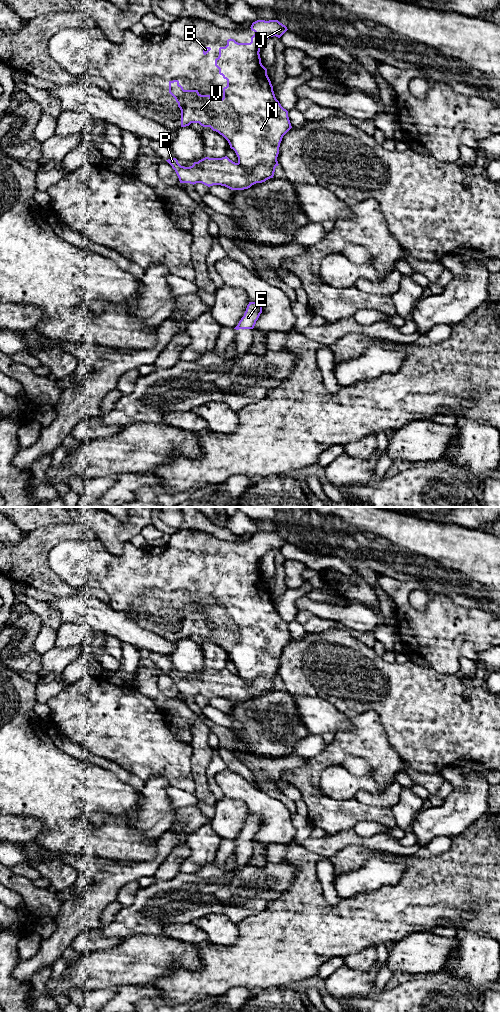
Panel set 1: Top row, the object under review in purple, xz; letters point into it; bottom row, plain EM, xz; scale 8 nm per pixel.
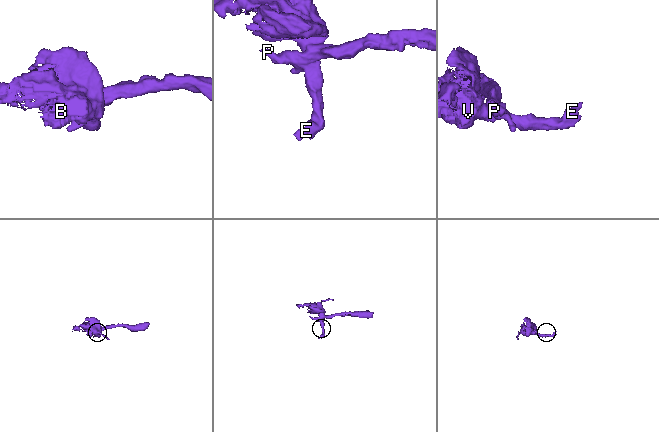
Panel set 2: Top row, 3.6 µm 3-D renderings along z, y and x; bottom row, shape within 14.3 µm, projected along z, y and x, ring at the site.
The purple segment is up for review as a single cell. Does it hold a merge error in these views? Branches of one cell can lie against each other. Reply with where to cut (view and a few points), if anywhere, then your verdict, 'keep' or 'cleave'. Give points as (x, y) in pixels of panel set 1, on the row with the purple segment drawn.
xz (276, 160), (259, 163), (250, 170), (238, 163) | cleave

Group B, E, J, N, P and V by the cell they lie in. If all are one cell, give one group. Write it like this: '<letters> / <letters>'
B E J N V / P

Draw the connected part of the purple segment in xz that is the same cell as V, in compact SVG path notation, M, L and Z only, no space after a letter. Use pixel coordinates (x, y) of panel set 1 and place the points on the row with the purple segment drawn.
M257 20L250 28L255 32L250 43L238 43L230 38L225 47L219 48L215 66L227 80L222 99L201 95L198 90L184 90L178 80L169 81L169 93L181 110L181 127L199 123L218 132L235 151L238 163L248 171L261 163L272 164L277 161L282 138L292 128L288 111L276 99L267 69L262 65L259 54L261 39L273 36L280 38L288 29L278 20Z

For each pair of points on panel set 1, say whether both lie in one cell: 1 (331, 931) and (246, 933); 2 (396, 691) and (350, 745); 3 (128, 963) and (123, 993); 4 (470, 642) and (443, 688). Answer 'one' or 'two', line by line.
1: one
2: two
3: two
4: two

